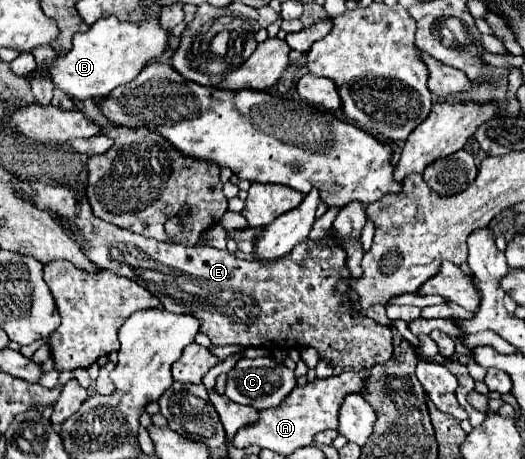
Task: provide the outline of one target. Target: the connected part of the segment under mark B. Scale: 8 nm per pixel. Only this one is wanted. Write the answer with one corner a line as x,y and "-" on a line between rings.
108,16
94,22
88,32
76,34
72,50
58,54
50,66
36,66
36,70
32,70
26,78
48,78
56,90
62,90
70,98
78,98
80,102
84,102
86,98
106,96
116,86
134,80
148,60
160,56
168,44
168,36
170,32
162,30
158,26
158,20
150,20
138,26

